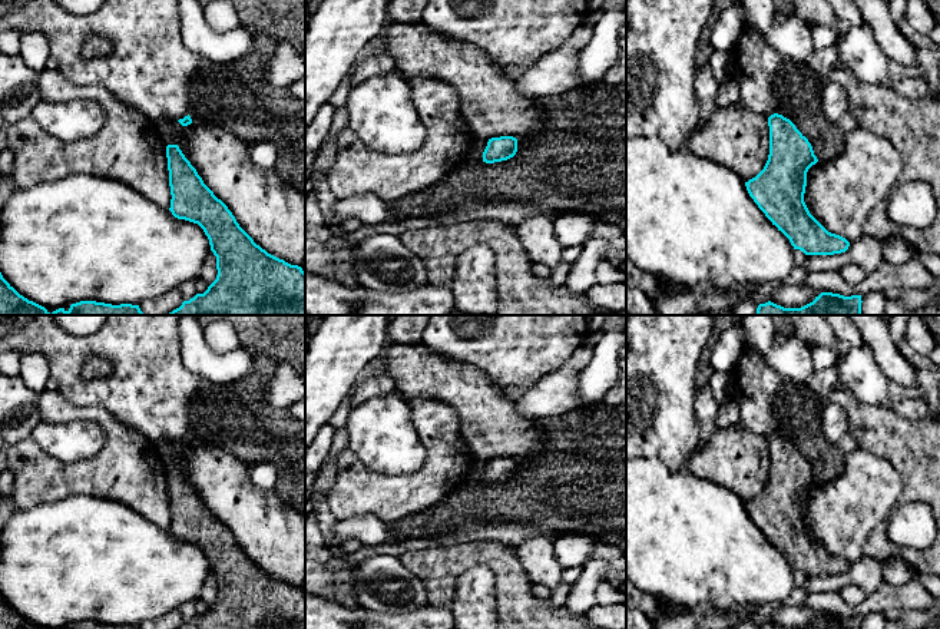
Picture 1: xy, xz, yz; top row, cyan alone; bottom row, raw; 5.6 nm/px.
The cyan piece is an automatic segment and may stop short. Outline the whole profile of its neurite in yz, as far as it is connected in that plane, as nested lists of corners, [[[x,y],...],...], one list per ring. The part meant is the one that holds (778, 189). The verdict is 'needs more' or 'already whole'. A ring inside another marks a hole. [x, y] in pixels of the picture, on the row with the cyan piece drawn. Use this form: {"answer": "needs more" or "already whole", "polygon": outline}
{"answer": "already whole", "polygon": [[[782,115],[768,117],[769,155],[764,169],[745,182],[765,216],[805,255],[845,252],[850,242],[828,232],[804,202],[807,172],[818,162],[808,139]]]}

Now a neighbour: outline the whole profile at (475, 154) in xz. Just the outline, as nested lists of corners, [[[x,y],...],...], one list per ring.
[[[474,138],[467,152],[467,163],[483,162],[483,152],[487,146],[489,139]]]

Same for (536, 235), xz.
[[[530,218],[513,225],[513,229],[530,261],[546,265],[555,272],[565,246],[555,236],[553,222],[547,218]]]

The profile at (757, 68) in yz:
[[[745,23],[732,53],[732,76],[738,83],[739,102],[759,115],[778,113],[778,90],[782,76],[794,69],[791,60],[771,47],[764,36]]]

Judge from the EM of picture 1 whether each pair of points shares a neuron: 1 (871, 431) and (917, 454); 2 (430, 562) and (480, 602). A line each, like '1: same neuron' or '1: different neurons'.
1: same neuron
2: different neurons

